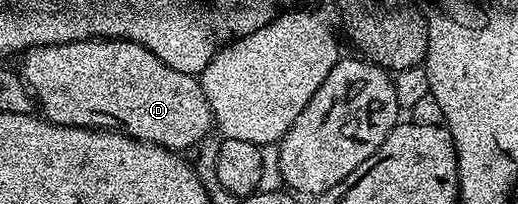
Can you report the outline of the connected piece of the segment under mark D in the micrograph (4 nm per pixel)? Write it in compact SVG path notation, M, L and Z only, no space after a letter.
M103 38L27 48L20 60L22 80L40 105L41 115L53 124L122 132L176 153L201 145L212 132L210 123L216 114L208 106L201 79L172 70L131 40Z

